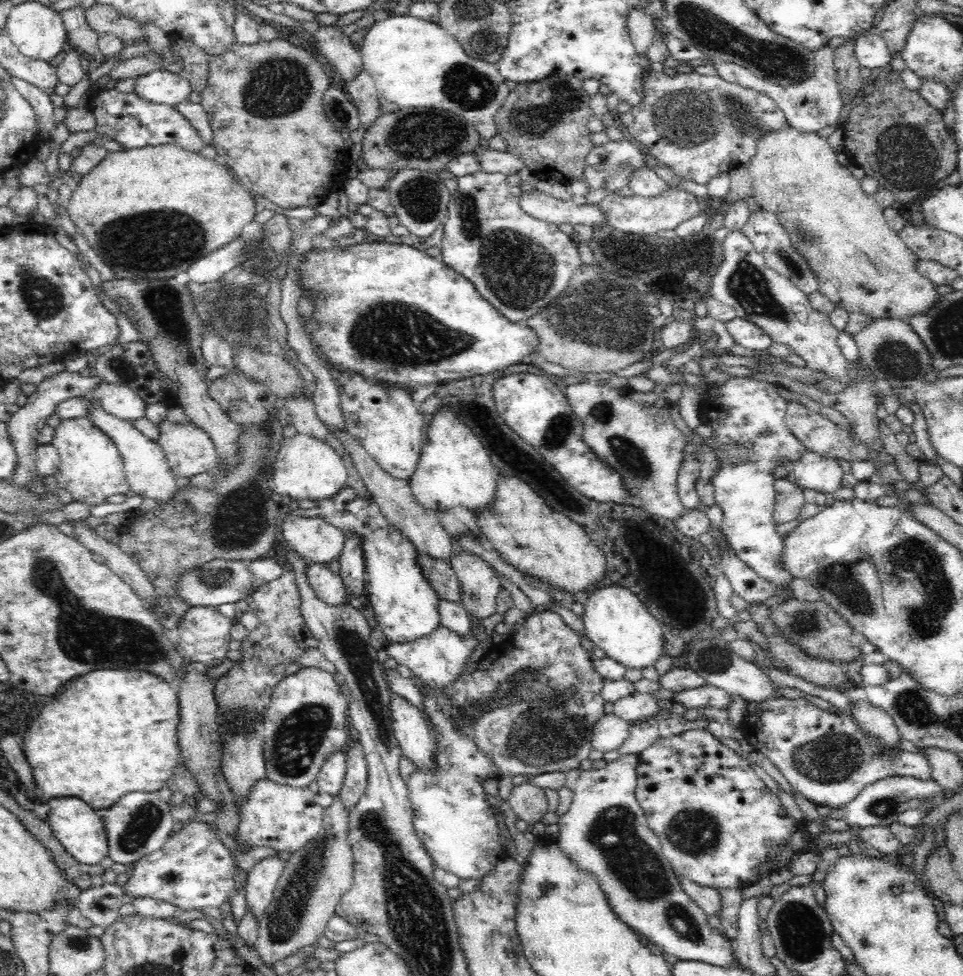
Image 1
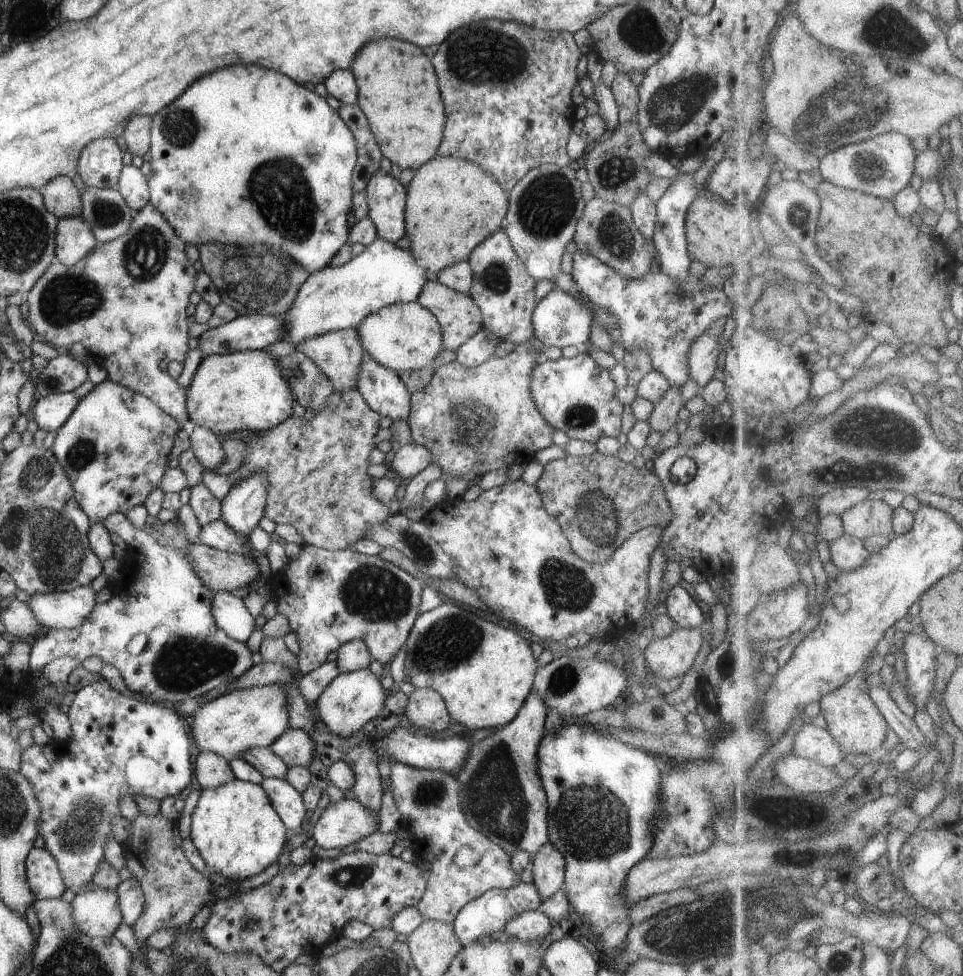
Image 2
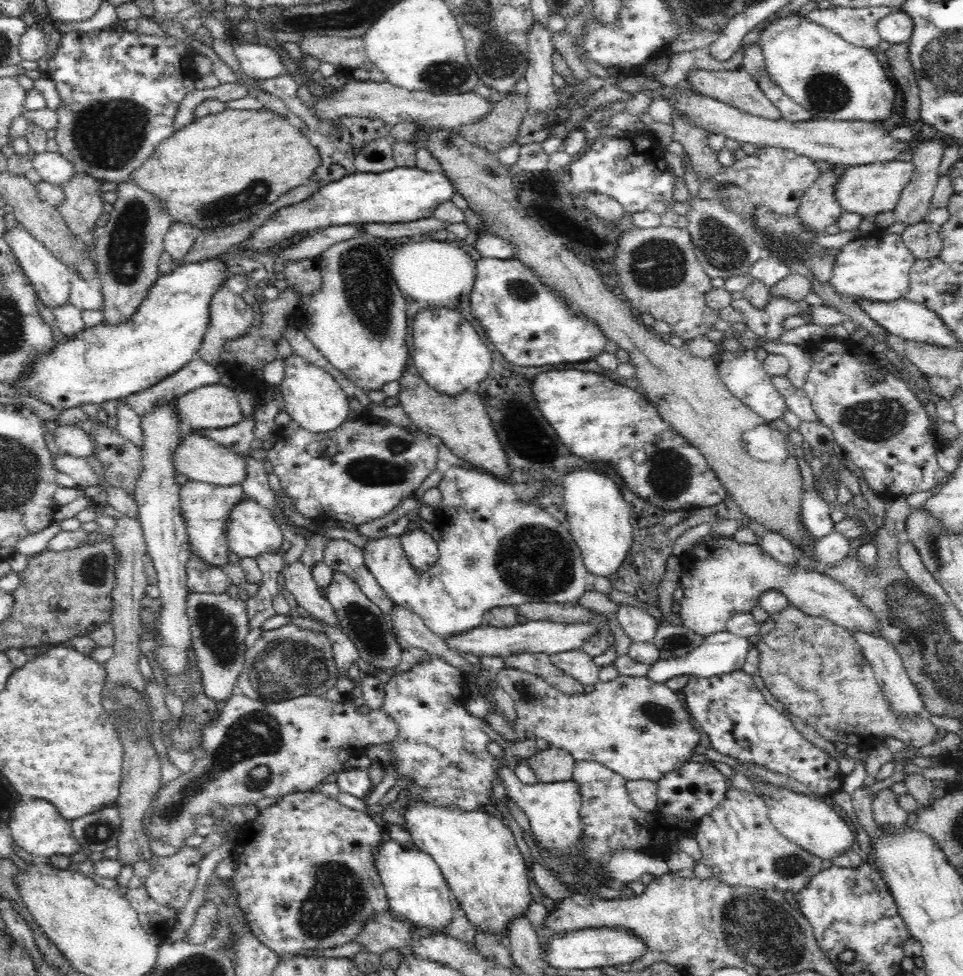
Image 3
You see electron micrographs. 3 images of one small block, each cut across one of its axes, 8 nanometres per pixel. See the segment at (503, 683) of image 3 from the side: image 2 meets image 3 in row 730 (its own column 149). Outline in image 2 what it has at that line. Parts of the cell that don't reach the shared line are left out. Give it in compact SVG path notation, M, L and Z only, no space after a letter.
M124 513L111 514L101 521L101 523L108 529L109 533L116 532L116 534L119 534L128 546L129 555L124 556L121 562L122 569L120 571L120 582L115 582L110 586L110 590L113 592L111 600L107 603L97 604L91 610L91 613L82 621L82 624L79 624L73 629L42 629L40 634L31 641L31 655L29 656L30 671L45 667L49 662L62 657L72 657L80 662L88 657L98 657L104 664L110 664L110 666L114 666L114 668L120 672L126 683L128 692L133 692L134 694L140 692L140 694L144 694L146 698L155 700L156 703L163 702L164 704L171 705L178 701L196 699L198 696L202 697L209 690L218 688L218 686L223 686L227 682L231 682L238 678L253 665L253 652L249 649L249 646L246 643L239 643L233 638L230 638L223 630L220 630L216 626L214 617L212 616L211 607L211 594L213 591L201 581L197 572L192 568L191 562L188 562L188 559L185 556L190 541L186 539L186 534L184 534L182 528L180 528L178 517L172 521L164 523L164 526L162 526L162 530L160 531L152 529L151 525L155 521L154 518L152 518L152 520L148 519L144 530L134 528L134 526L127 520Z

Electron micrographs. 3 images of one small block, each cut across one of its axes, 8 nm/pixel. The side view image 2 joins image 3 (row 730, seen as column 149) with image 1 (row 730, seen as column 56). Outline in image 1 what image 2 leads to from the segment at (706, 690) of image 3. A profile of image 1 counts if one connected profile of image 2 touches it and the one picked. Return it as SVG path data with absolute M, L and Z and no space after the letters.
M806 698L749 702L743 728L749 744L772 761L793 790L810 802L831 809L842 808L881 778L912 776L927 781L931 777L930 763L922 753L896 748L887 758L879 742L864 733L847 710L839 713L822 710Z

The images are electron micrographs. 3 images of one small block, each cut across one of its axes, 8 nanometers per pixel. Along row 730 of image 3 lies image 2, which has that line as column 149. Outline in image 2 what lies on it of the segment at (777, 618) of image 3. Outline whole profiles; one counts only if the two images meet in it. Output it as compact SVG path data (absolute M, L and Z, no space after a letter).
M140 811L136 820L131 822L131 835L122 848L127 861L126 868L130 869L145 894L143 913L132 927L139 944L162 928L189 924L211 899L215 885L188 862L182 842L177 824L160 812L156 816L147 816Z

